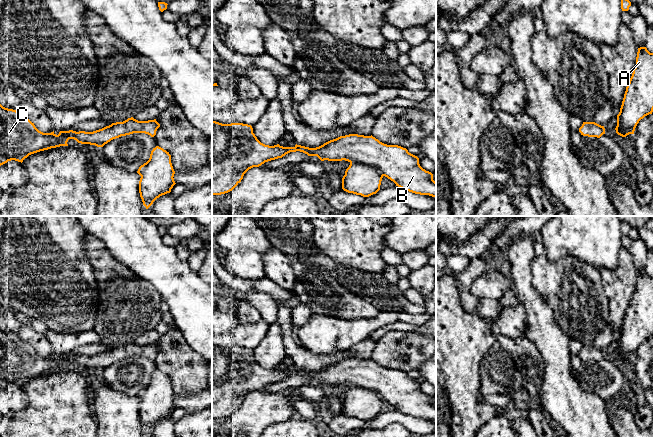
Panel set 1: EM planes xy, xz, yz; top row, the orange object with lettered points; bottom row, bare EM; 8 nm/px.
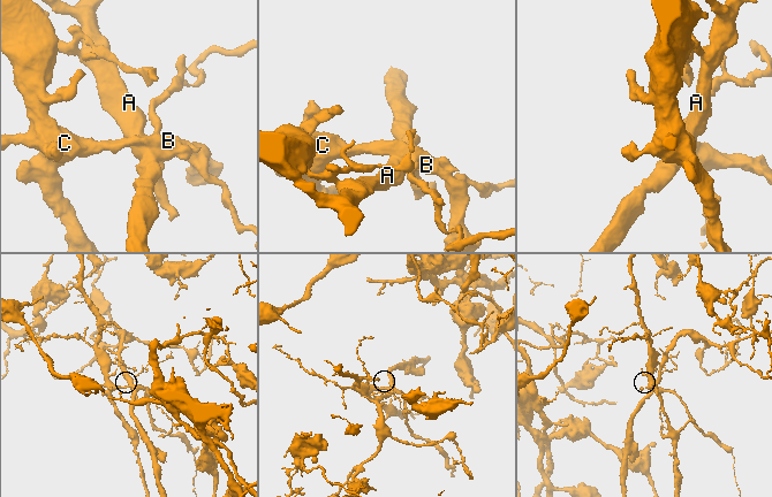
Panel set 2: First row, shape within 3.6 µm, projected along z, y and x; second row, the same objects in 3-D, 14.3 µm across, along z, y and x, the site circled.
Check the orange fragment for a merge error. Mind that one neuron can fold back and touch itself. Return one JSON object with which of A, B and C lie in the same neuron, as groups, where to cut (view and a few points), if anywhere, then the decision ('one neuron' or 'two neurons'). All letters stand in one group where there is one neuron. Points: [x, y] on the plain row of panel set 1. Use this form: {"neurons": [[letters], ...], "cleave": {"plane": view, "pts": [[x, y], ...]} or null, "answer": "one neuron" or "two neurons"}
{"neurons": [["A", "B"], ["C"]], "cleave": {"plane": "xz", "pts": [[345, 360], [345, 366], [337, 374], [336, 384]]}, "answer": "two neurons"}

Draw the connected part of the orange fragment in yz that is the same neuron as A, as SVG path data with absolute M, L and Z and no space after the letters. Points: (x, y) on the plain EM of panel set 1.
M638 272L636 290L626 311L616 357L622 361L634 358L639 345L653 336L653 277Z

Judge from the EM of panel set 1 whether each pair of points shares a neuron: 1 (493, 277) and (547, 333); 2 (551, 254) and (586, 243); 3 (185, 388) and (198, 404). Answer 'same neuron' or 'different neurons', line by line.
1: different neurons
2: same neuron
3: different neurons

